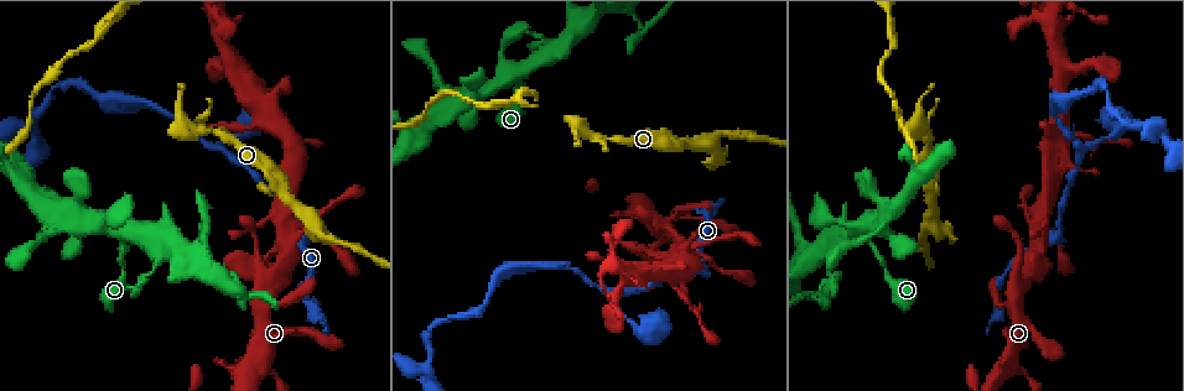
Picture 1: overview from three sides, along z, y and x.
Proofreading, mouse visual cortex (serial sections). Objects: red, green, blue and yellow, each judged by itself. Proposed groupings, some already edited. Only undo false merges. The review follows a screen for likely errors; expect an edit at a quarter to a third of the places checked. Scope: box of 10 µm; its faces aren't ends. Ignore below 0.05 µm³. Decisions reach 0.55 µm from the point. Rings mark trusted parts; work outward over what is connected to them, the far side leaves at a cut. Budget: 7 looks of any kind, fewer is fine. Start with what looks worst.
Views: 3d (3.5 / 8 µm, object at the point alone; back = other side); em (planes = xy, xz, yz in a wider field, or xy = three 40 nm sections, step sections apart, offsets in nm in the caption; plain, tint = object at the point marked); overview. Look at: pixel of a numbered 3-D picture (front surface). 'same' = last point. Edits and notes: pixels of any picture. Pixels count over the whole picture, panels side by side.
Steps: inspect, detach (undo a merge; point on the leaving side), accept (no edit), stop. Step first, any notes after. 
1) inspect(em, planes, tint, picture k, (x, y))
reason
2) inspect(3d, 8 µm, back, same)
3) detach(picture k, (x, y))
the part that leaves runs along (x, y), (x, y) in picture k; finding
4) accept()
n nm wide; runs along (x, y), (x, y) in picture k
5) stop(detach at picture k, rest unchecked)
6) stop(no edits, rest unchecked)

inspect(3d, 8 µm, picture 1, (921, 132))

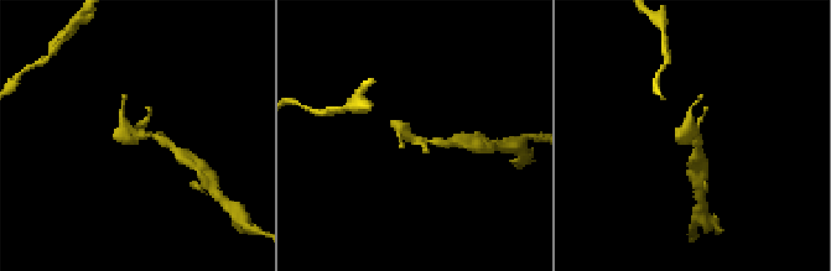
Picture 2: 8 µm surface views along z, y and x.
inspect(3d, 3.5 µm, same)

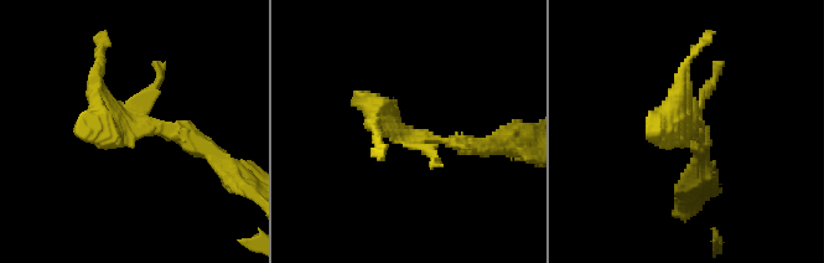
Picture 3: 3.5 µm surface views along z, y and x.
inspect(em, xy, step 1, tint, picture 3, (398, 133))

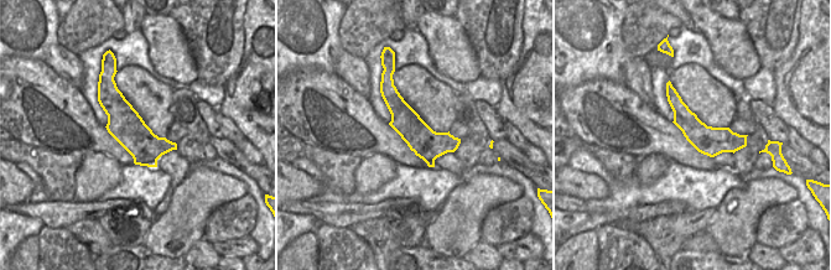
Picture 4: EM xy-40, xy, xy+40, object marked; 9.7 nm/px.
accept()
runs along (669, 87), (709, 140), (743, 143) in picture 4; one cell here

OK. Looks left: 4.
inspect(3d, 3.5 µm, picture 1, (121, 235))
thin arm on a thick one

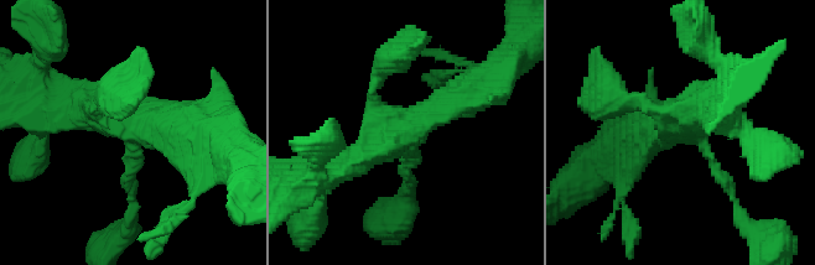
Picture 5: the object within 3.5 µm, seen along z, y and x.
inspect(em, xy, step 5, tint, picture 5, (126, 134))

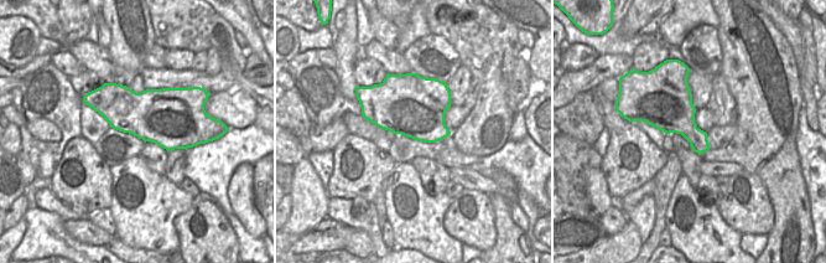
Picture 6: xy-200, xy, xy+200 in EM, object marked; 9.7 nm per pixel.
accept()
4 arms; arms of 150, 200, 400, 450 nm; runs along (735, 197), (688, 129), (645, 133) in picture 5; all the same cell

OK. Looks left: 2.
inspect(em, xy, step 1, tint, picture 1, (244, 300))
a narrow waist

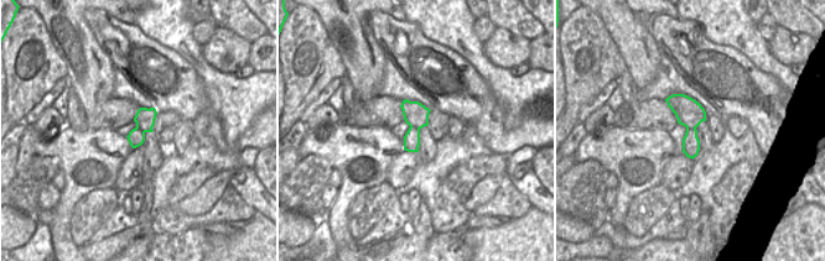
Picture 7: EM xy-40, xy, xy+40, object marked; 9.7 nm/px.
inspect(3d, 3.5 µm, same)

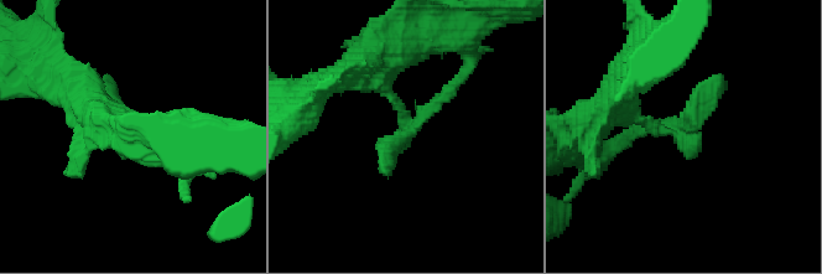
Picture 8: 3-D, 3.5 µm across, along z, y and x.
accept()
runs along (362, 66), (406, 114), (388, 171) in picture 8; one cell here

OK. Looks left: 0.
stop(no edits, rest unchecked)

